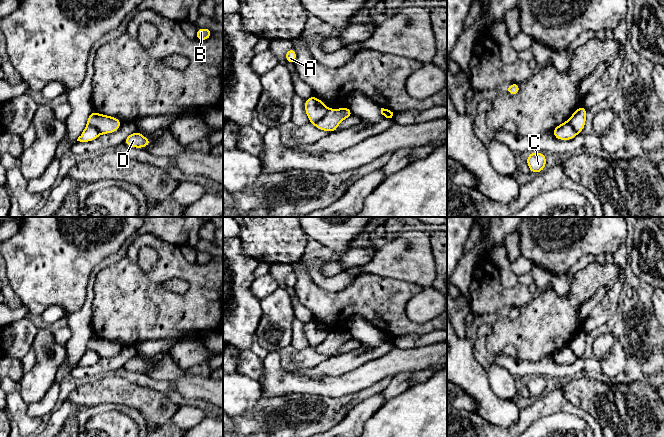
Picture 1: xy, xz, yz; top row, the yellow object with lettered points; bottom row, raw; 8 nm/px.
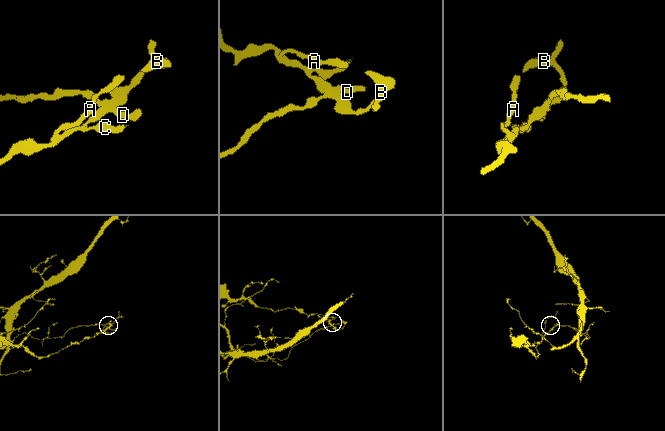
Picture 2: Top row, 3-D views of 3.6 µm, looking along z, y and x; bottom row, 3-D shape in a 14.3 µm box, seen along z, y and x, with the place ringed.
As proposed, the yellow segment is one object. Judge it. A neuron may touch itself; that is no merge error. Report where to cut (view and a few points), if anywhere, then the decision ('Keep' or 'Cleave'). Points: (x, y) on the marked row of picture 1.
Split along xz (328, 109), (313, 124). Cleave

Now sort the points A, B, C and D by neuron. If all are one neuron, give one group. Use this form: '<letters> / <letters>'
A C / B D

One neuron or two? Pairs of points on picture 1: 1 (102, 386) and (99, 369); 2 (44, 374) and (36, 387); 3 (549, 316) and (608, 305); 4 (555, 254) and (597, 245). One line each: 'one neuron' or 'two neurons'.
1: two neurons
2: one neuron
3: two neurons
4: one neuron

